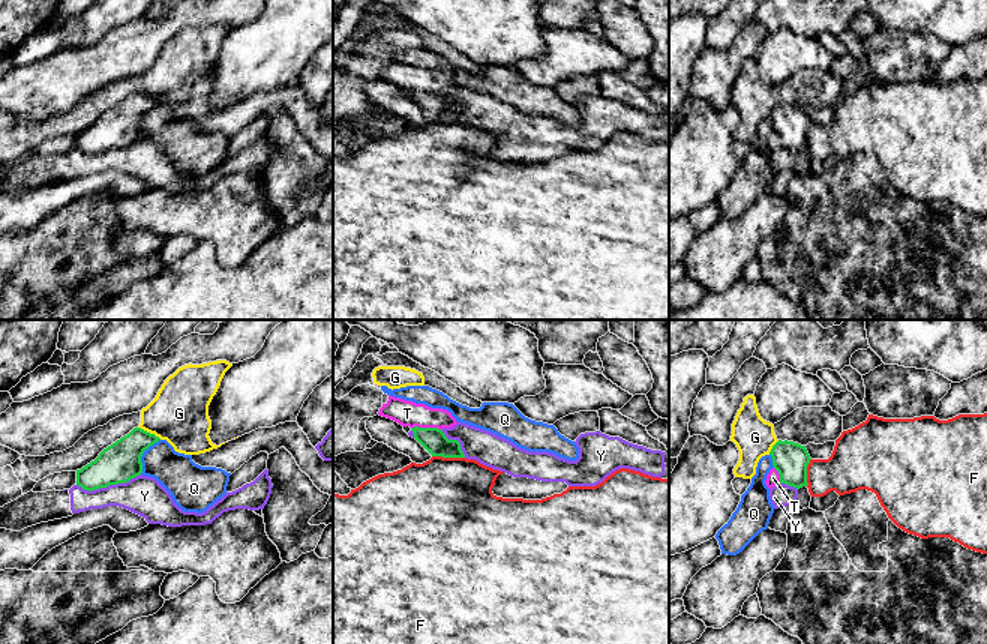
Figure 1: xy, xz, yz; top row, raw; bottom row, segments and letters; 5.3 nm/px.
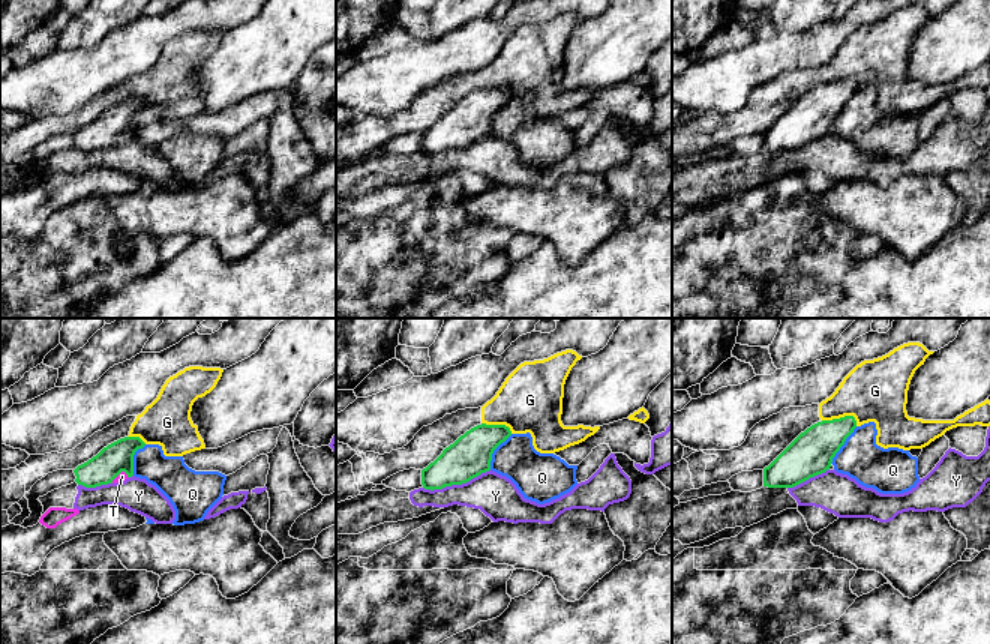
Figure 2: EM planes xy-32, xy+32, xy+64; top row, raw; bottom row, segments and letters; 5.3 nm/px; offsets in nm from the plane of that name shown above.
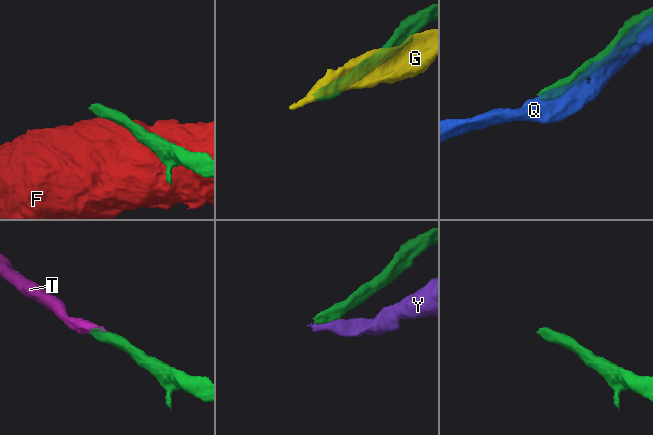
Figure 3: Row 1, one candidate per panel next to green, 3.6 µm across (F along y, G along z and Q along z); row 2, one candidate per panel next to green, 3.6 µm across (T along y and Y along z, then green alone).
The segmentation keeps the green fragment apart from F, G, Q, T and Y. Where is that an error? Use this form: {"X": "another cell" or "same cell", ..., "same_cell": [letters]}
{"F": "another cell", "G": "another cell", "Q": "another cell", "T": "same cell", "Y": "another cell", "same_cell": ["T"]}

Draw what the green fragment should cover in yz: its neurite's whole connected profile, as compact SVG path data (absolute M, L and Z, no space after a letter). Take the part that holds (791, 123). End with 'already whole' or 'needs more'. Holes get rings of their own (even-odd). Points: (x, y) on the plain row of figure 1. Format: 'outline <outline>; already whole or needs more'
outline M778 104L772 110L770 119L774 129L765 144L770 153L778 147L786 147L796 153L808 149L807 129L812 122L806 110L788 104Z; needs more

